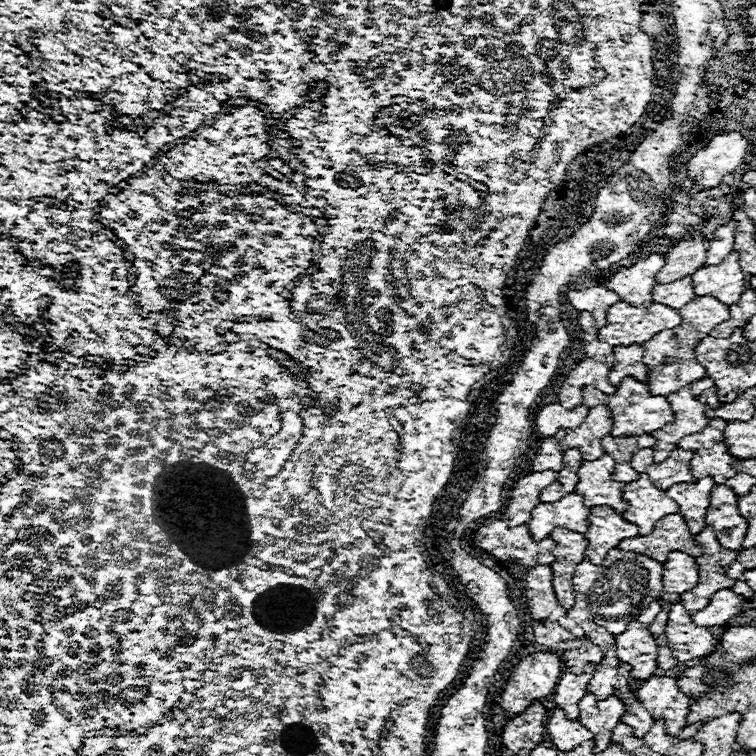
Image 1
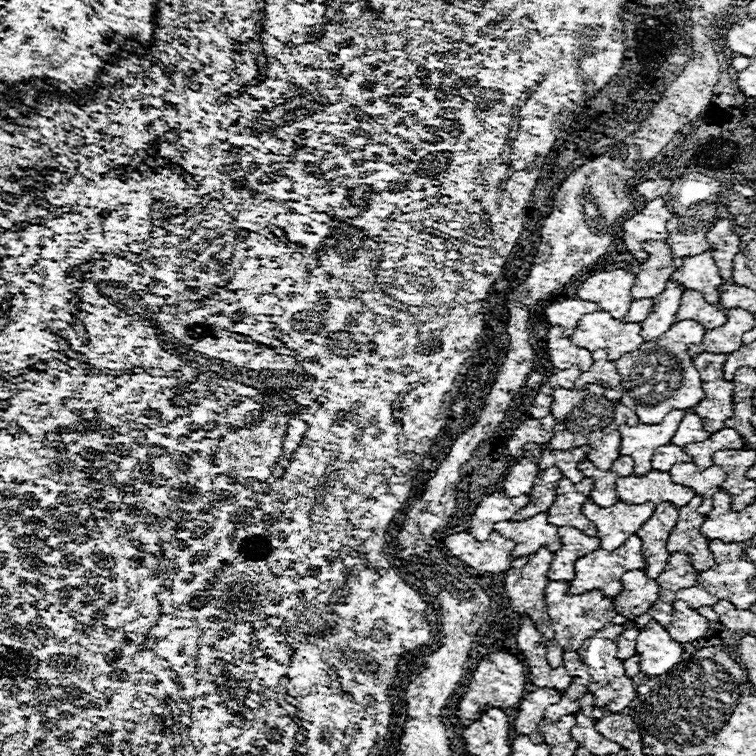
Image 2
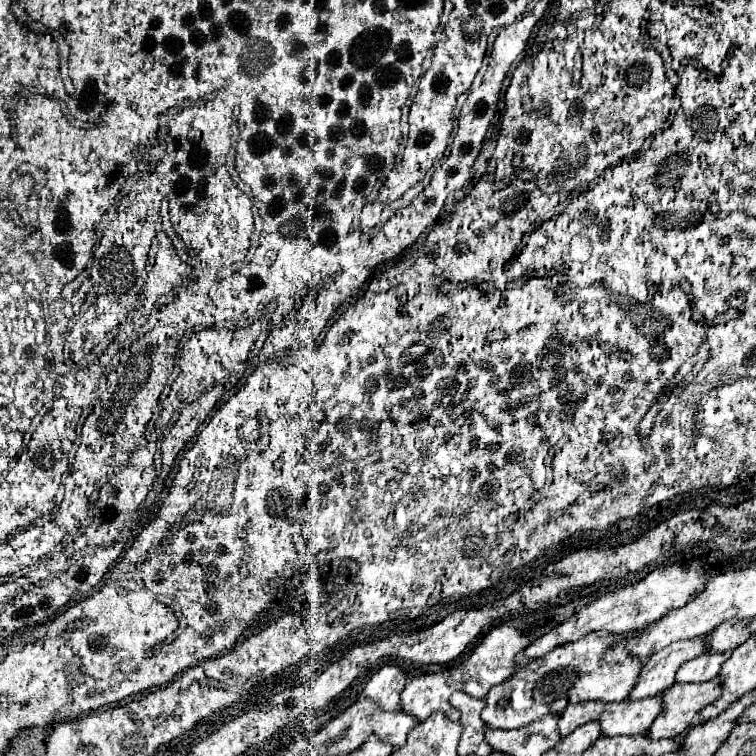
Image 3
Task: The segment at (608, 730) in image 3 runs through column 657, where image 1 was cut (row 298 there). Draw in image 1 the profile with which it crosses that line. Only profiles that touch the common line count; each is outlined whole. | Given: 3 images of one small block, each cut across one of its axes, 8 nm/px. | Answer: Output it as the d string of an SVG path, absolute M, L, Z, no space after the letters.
M696 296L694 302L680 308L678 314L682 316L680 328L664 330L662 334L656 334L656 338L650 338L648 342L644 342L644 348L648 350L644 354L644 362L650 366L648 384L652 388L652 394L658 394L658 396L668 396L684 388L688 382L696 382L706 376L704 366L700 366L696 360L694 348L700 342L700 338L708 336L720 322L726 322L730 318L728 306L724 306L718 298L712 298L712 296Z

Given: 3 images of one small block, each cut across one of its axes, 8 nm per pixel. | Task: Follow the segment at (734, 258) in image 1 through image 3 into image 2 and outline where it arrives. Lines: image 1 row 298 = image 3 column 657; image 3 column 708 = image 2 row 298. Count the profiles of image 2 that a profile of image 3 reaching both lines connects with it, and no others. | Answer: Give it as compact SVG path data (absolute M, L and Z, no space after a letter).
M686 290L680 298L680 312L676 314L676 322L682 320L694 320L702 324L702 328L714 330L726 322L726 314L716 306L708 304L700 292Z

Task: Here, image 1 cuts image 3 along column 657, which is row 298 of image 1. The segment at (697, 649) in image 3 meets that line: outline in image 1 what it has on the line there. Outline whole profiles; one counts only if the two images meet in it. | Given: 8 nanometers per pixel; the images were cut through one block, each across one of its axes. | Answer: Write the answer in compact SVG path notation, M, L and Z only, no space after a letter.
M680 278L670 284L656 284L652 290L652 300L666 304L670 308L684 308L696 298L692 278Z

